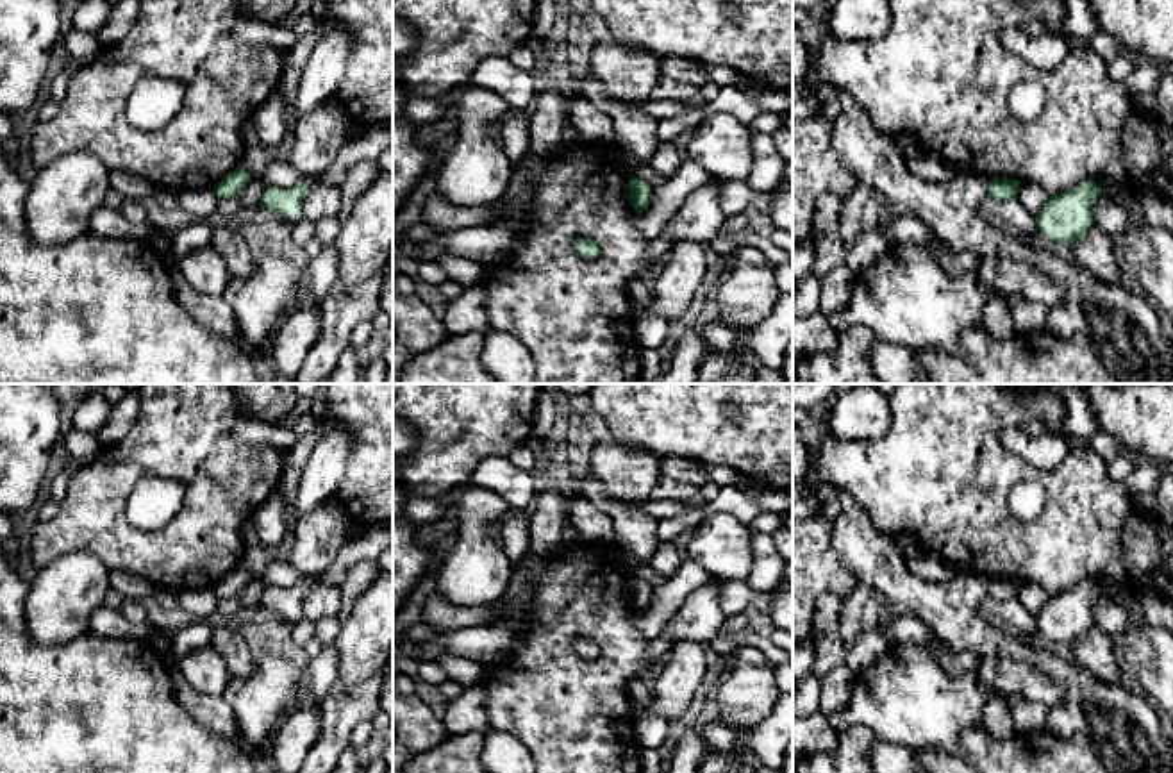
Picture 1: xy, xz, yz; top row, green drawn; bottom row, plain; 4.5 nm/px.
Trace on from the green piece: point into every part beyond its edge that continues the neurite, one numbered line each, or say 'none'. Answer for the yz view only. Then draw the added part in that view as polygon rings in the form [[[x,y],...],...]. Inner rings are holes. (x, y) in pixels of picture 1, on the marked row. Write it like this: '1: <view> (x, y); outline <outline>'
none

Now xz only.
none

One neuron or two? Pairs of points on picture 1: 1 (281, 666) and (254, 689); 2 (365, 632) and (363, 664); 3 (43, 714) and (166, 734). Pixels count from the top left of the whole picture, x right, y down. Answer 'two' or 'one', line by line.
1: one
2: one
3: one

